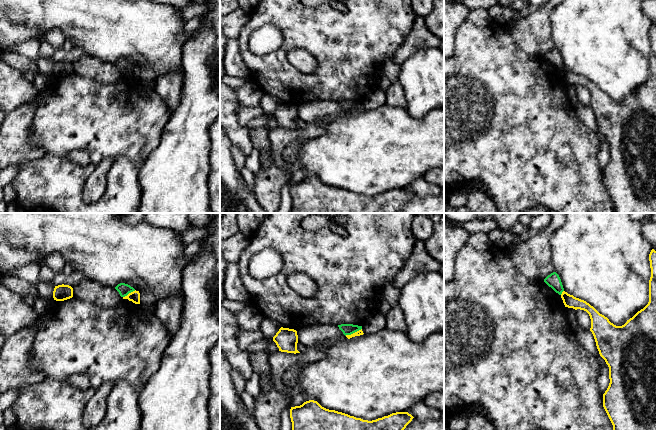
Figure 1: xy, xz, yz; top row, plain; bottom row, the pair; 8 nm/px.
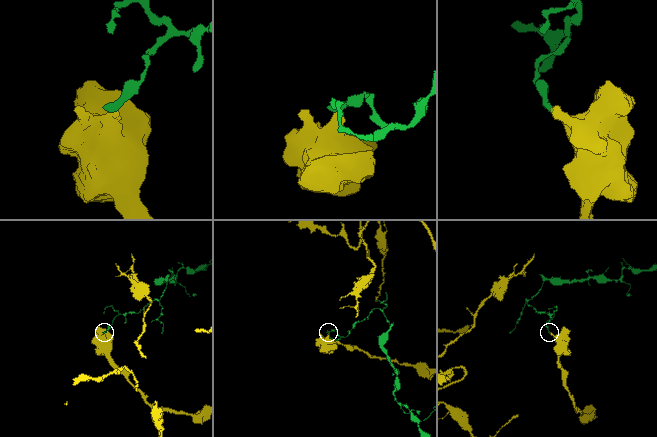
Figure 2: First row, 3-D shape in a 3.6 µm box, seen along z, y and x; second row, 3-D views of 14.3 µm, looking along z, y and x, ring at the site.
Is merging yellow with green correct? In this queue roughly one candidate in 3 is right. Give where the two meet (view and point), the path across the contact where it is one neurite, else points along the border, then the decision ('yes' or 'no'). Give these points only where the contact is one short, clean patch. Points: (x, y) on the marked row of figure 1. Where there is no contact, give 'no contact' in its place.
contact xz (353, 333); border xz (361, 328), (345, 335); no

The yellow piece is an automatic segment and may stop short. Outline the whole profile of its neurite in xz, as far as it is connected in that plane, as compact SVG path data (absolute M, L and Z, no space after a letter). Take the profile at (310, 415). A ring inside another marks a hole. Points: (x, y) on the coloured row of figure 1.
M309 400L291 407L292 430L404 430L414 418L408 412L396 412L368 421L329 410Z

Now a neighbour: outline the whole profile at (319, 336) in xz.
M324 324L309 326L297 331L298 342L307 348L323 350L328 344L344 336L343 332L336 325Z

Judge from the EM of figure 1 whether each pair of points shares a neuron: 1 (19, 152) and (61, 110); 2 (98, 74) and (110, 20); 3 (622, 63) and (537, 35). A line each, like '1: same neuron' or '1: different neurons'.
1: different neurons
2: different neurons
3: different neurons

